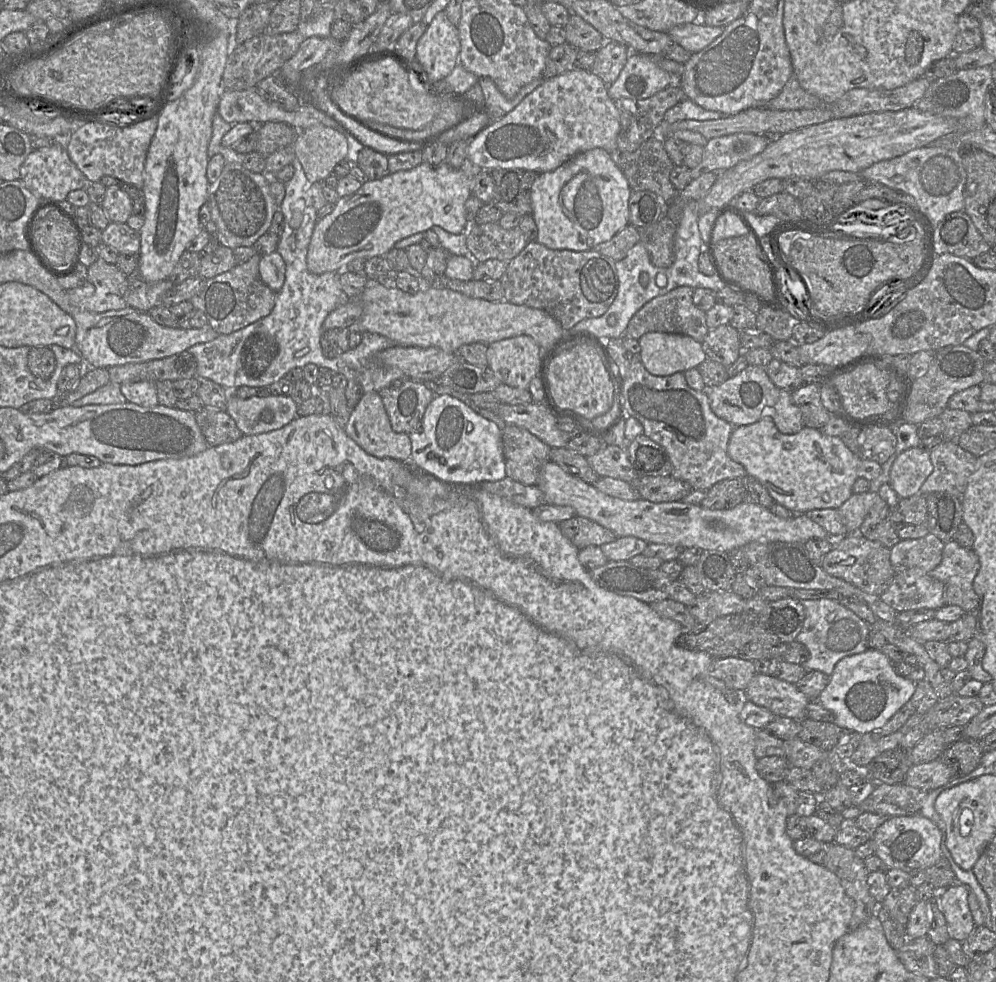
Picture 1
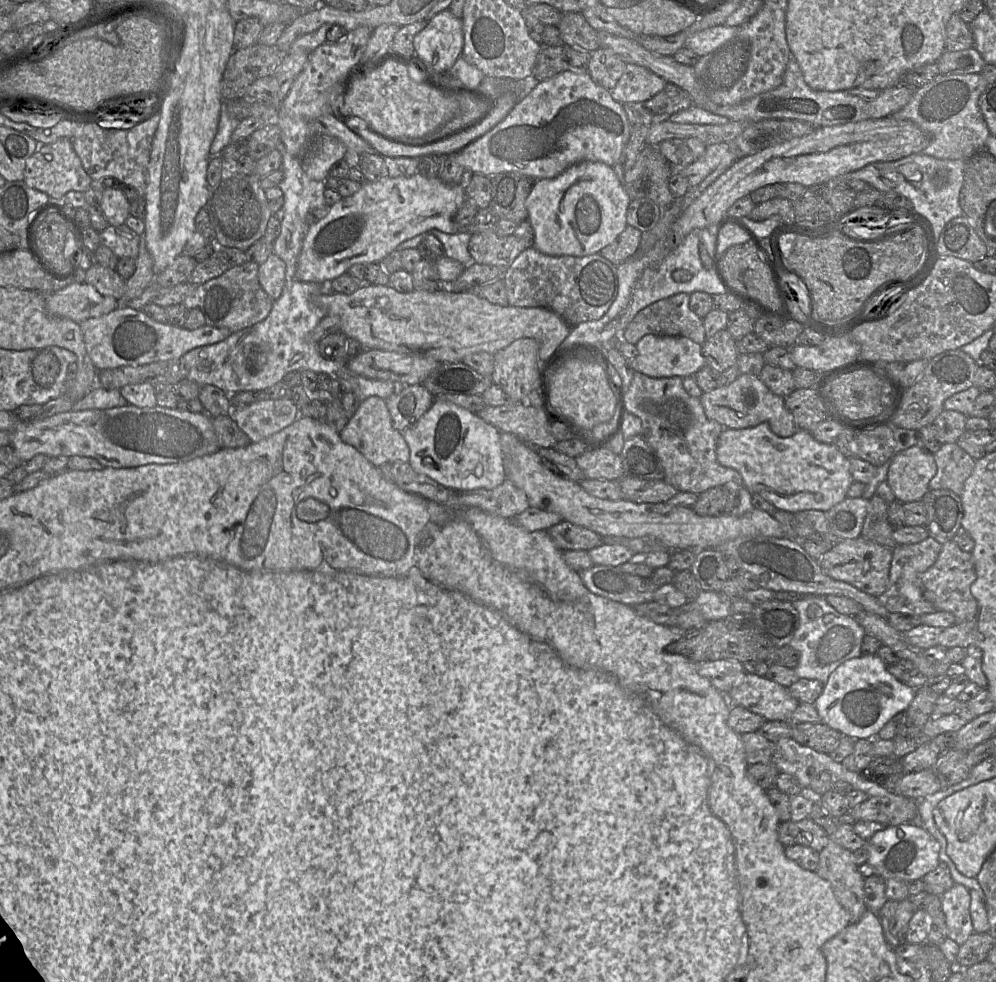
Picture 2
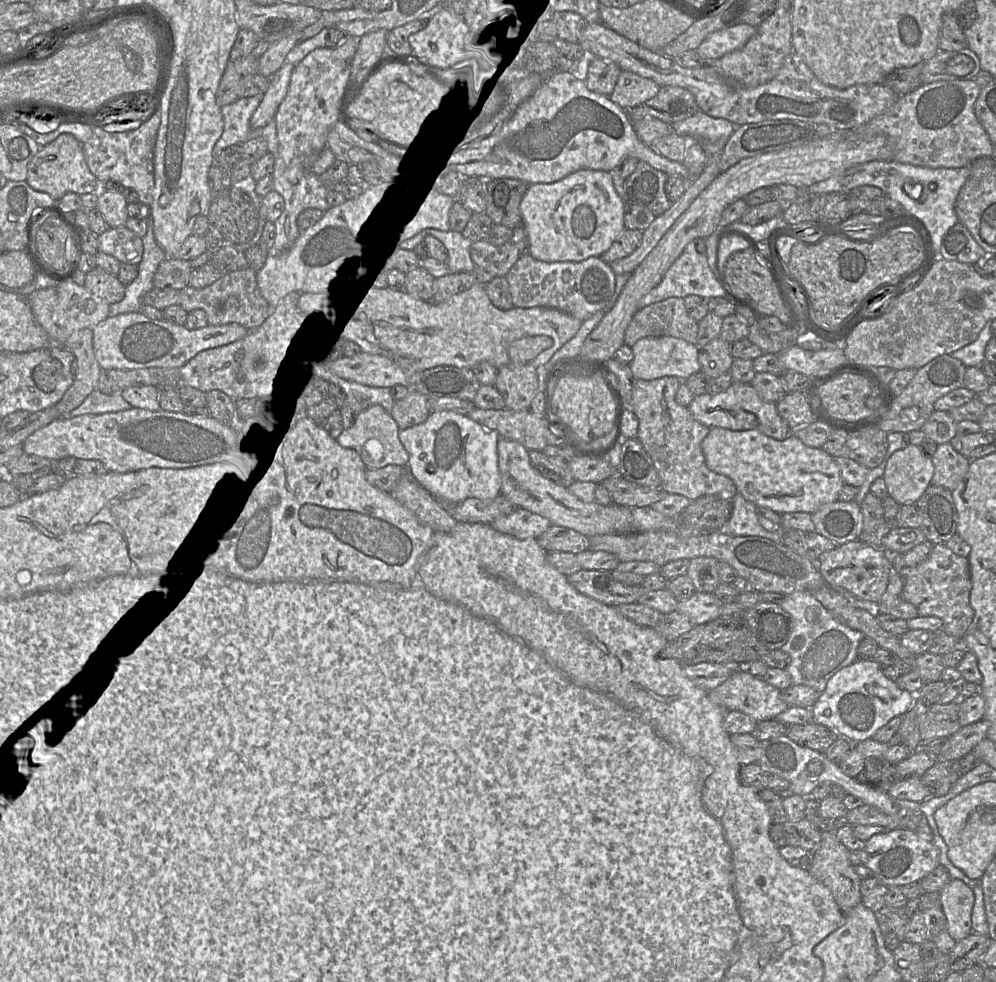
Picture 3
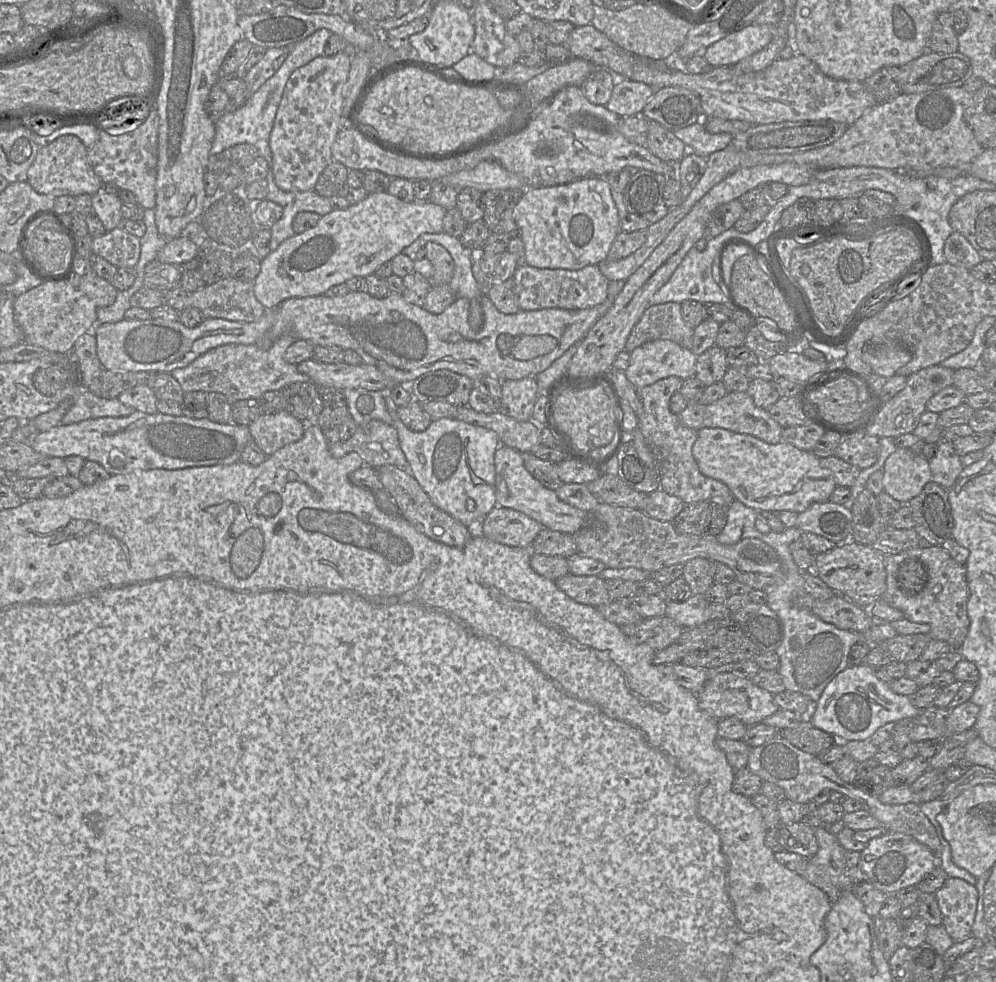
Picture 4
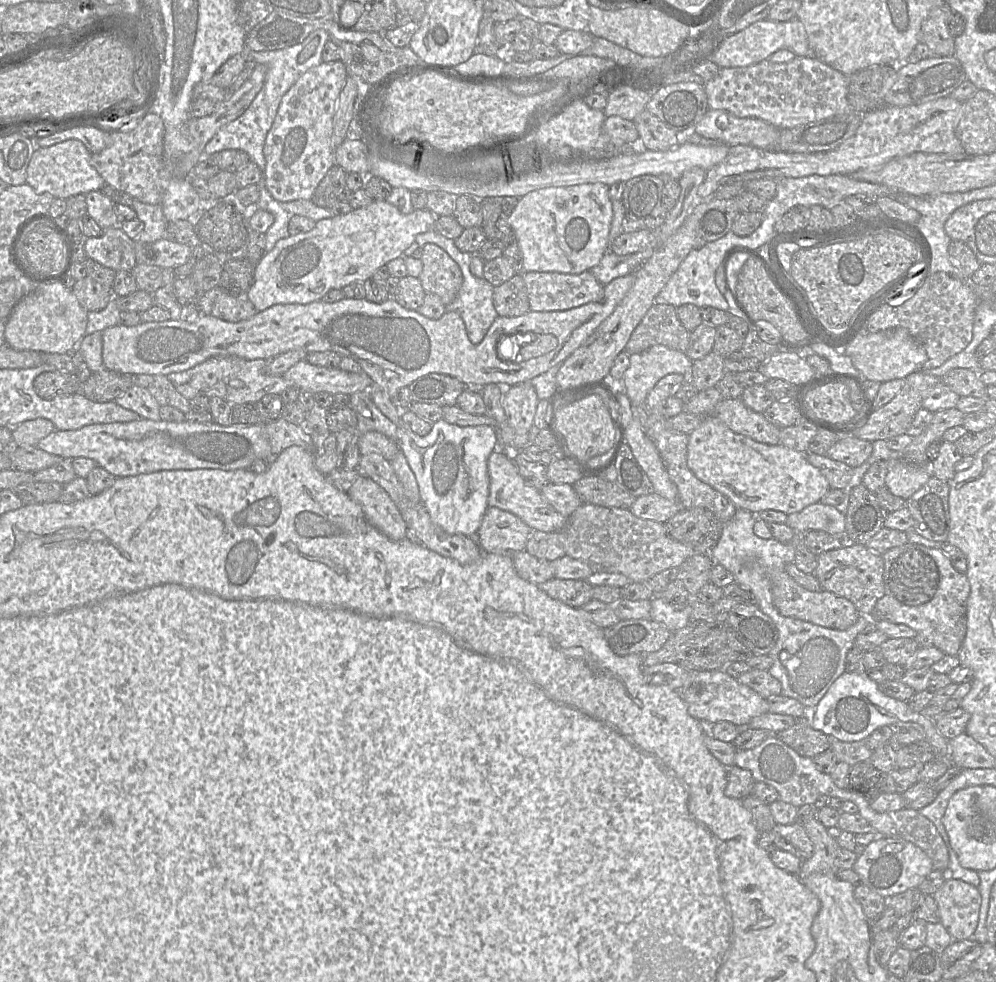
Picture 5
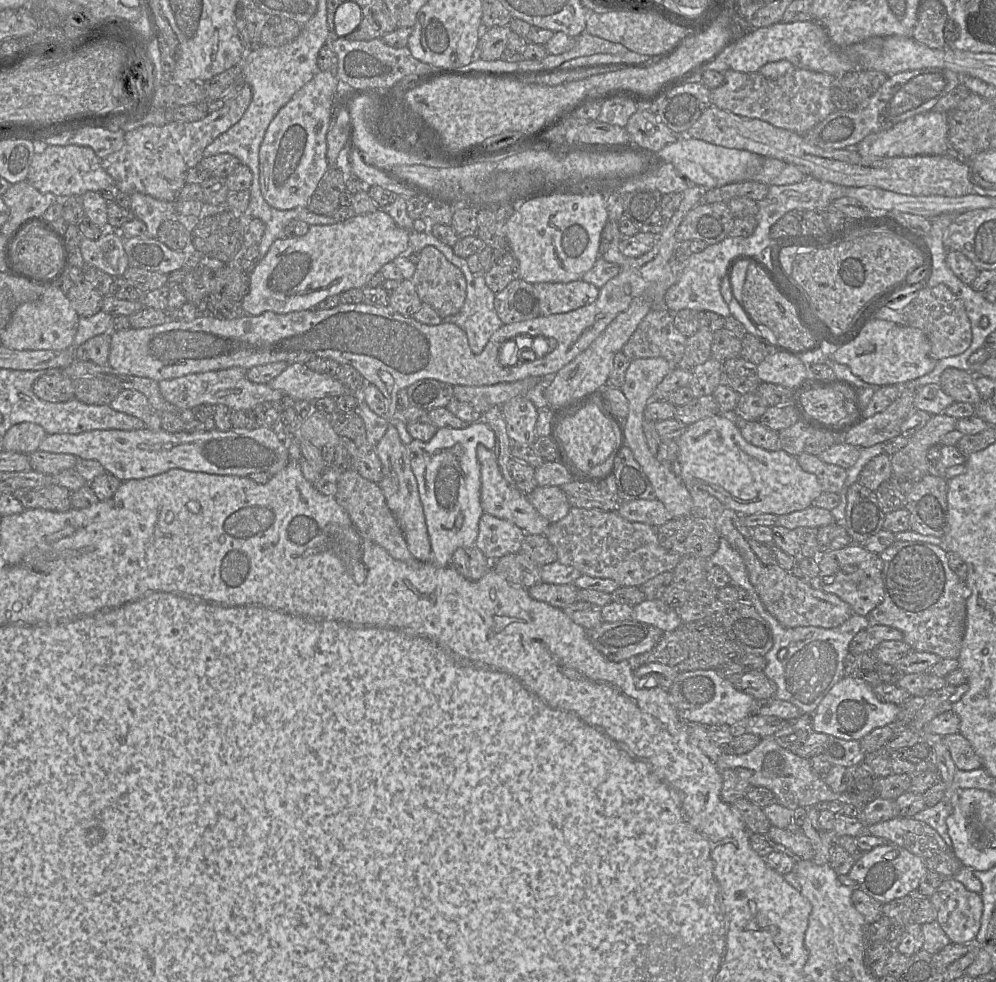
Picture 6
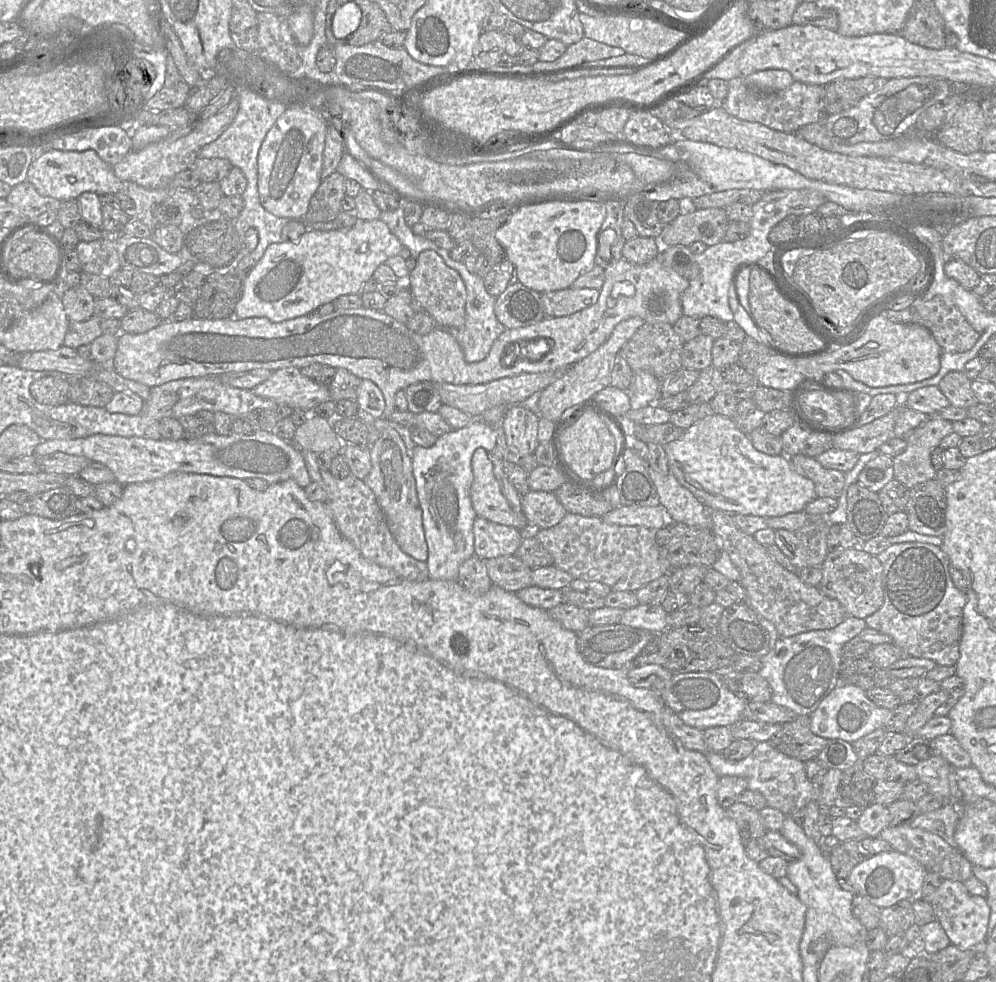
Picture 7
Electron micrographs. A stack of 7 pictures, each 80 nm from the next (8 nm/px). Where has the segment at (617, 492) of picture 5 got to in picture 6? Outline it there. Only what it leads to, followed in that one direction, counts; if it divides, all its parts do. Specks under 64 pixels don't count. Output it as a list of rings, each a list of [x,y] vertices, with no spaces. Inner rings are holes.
[[[572,480],[561,489],[571,507],[616,511],[623,503],[617,494],[610,492],[603,484]]]

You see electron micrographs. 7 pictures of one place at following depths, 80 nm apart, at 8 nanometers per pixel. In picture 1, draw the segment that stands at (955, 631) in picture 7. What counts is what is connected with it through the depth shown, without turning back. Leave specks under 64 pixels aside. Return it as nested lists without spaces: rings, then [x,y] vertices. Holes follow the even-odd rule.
[[[955,540],[945,544],[941,563],[931,571],[931,576],[944,584],[945,605],[957,605],[966,613],[975,612],[979,597],[974,591],[973,581],[979,569],[979,557],[972,548],[964,548]]]

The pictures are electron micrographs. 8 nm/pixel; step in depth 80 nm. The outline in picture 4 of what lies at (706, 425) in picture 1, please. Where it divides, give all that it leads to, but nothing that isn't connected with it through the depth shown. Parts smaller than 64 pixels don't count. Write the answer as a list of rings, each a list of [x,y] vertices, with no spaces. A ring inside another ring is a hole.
[[[670,376],[639,389],[643,402],[643,413],[638,418],[639,430],[657,460],[660,489],[680,498],[686,505],[714,501],[730,506],[735,498],[729,487],[719,480],[703,475],[693,457],[692,448],[698,430],[683,425],[679,416],[670,410],[670,398],[679,392],[682,383],[683,380],[679,377]]]

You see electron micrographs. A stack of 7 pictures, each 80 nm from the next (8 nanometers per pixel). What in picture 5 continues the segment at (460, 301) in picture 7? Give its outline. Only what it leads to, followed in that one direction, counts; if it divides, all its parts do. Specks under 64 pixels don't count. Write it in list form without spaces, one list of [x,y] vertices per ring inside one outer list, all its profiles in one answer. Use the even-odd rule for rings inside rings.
[[[427,243],[421,257],[422,272],[418,277],[427,293],[438,295],[444,305],[457,297],[463,283],[458,264],[439,246]]]

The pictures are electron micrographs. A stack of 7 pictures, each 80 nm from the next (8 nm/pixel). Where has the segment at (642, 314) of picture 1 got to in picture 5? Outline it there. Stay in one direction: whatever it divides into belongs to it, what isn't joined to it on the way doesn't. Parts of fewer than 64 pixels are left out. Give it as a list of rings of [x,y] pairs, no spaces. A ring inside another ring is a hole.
[[[654,304],[632,332],[624,351],[628,354],[642,352],[654,345],[664,345],[670,349],[686,352],[690,333],[680,322],[677,308],[669,304]]]

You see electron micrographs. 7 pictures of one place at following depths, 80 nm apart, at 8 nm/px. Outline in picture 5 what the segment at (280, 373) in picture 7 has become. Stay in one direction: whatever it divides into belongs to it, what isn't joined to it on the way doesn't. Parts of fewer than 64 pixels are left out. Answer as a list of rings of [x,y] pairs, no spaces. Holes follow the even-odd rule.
[[[306,360],[299,361],[282,376],[299,390],[314,394],[327,392],[333,395],[337,393],[351,395],[373,388],[371,378],[363,371],[351,373],[340,368],[330,369],[312,365]]]

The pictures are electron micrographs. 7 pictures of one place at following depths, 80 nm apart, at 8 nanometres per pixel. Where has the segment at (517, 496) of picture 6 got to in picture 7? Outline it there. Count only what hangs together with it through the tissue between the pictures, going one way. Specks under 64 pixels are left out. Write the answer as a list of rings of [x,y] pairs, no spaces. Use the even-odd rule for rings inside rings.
[[[477,448],[473,453],[471,466],[473,482],[470,497],[477,517],[491,522],[512,526],[529,533],[527,519],[522,512],[516,514],[510,507],[494,475],[490,453],[484,448]]]

